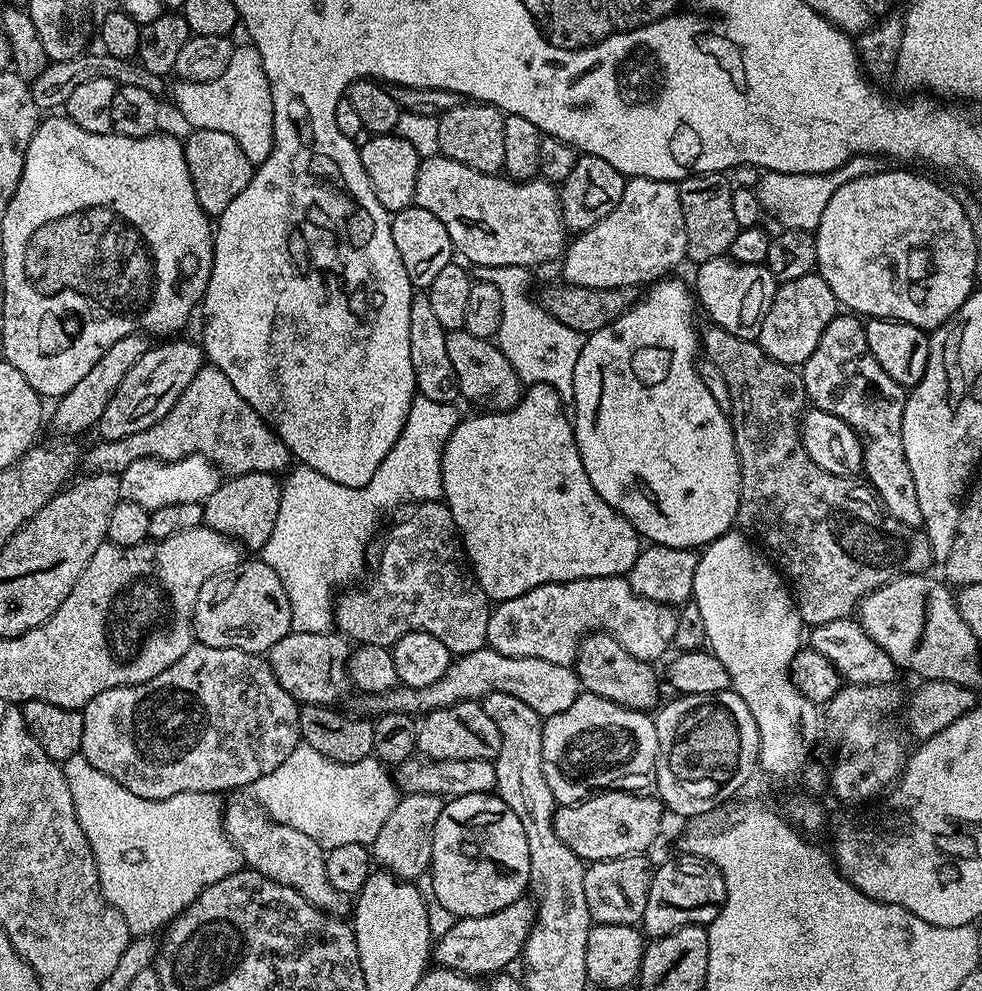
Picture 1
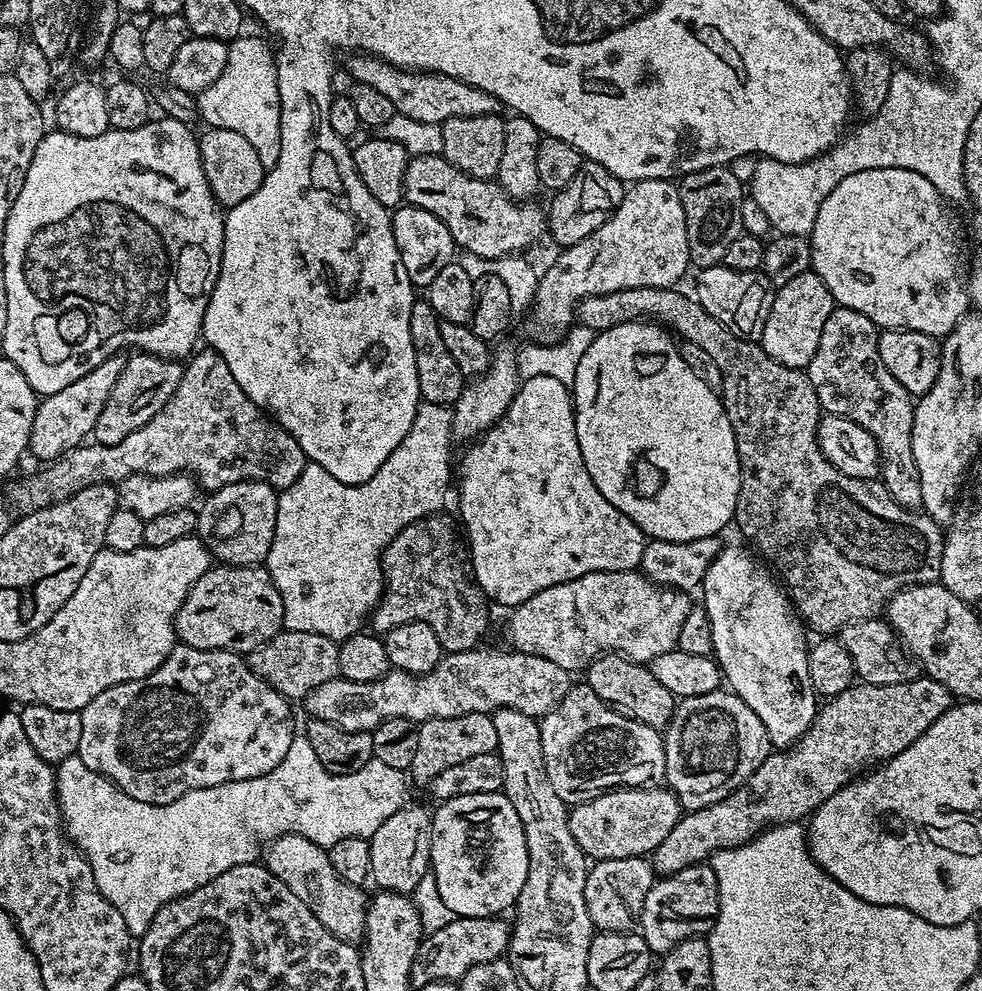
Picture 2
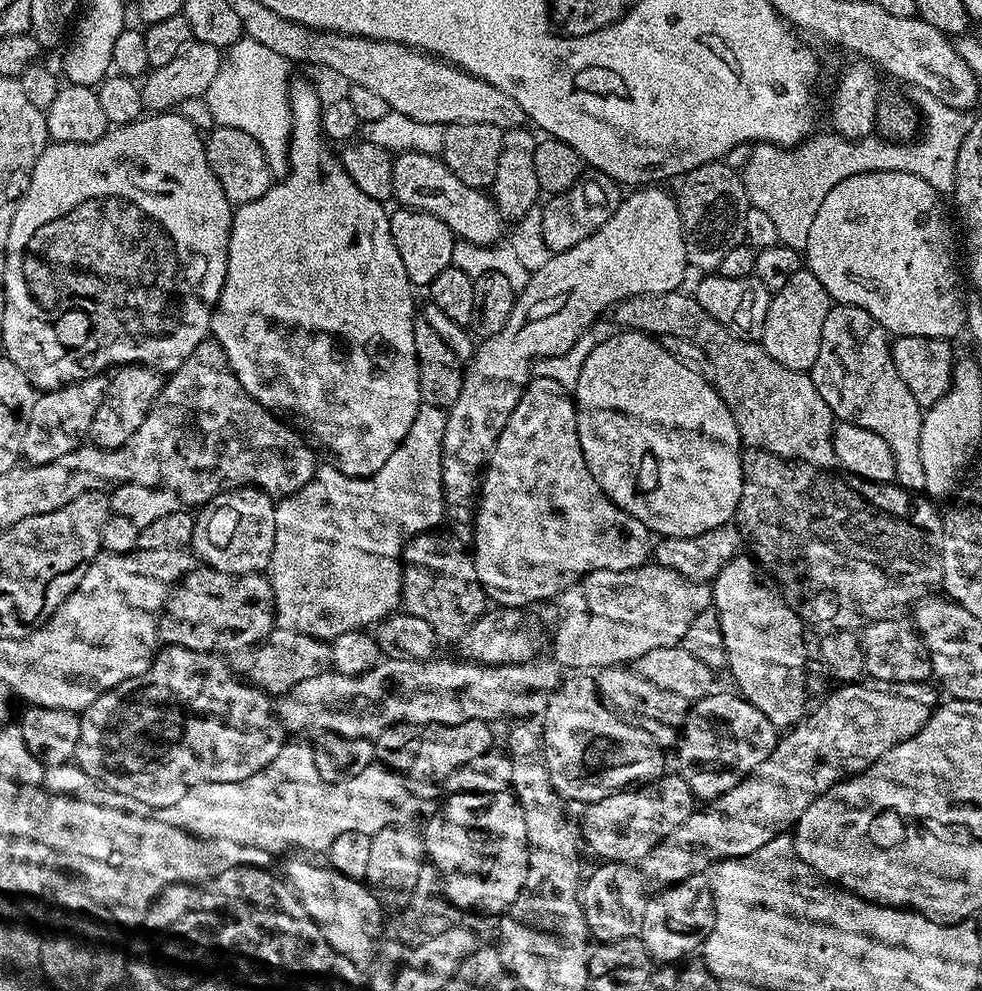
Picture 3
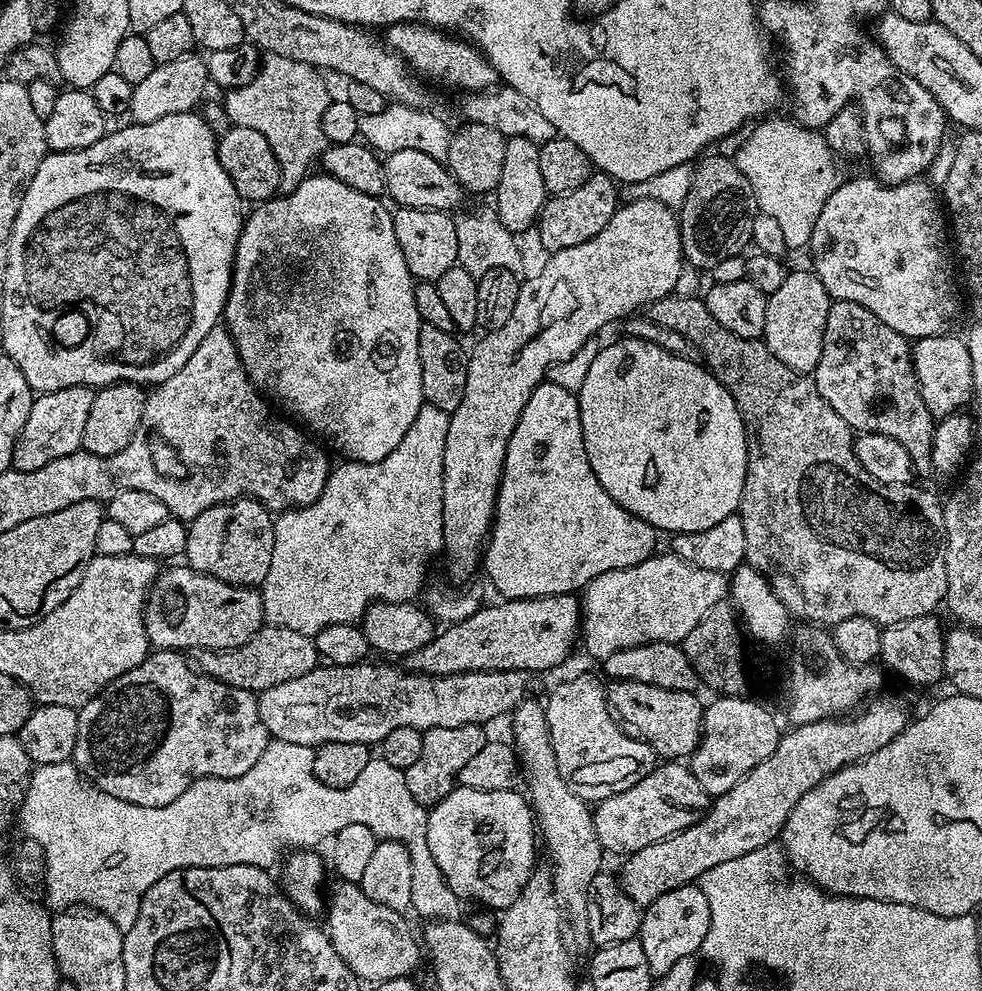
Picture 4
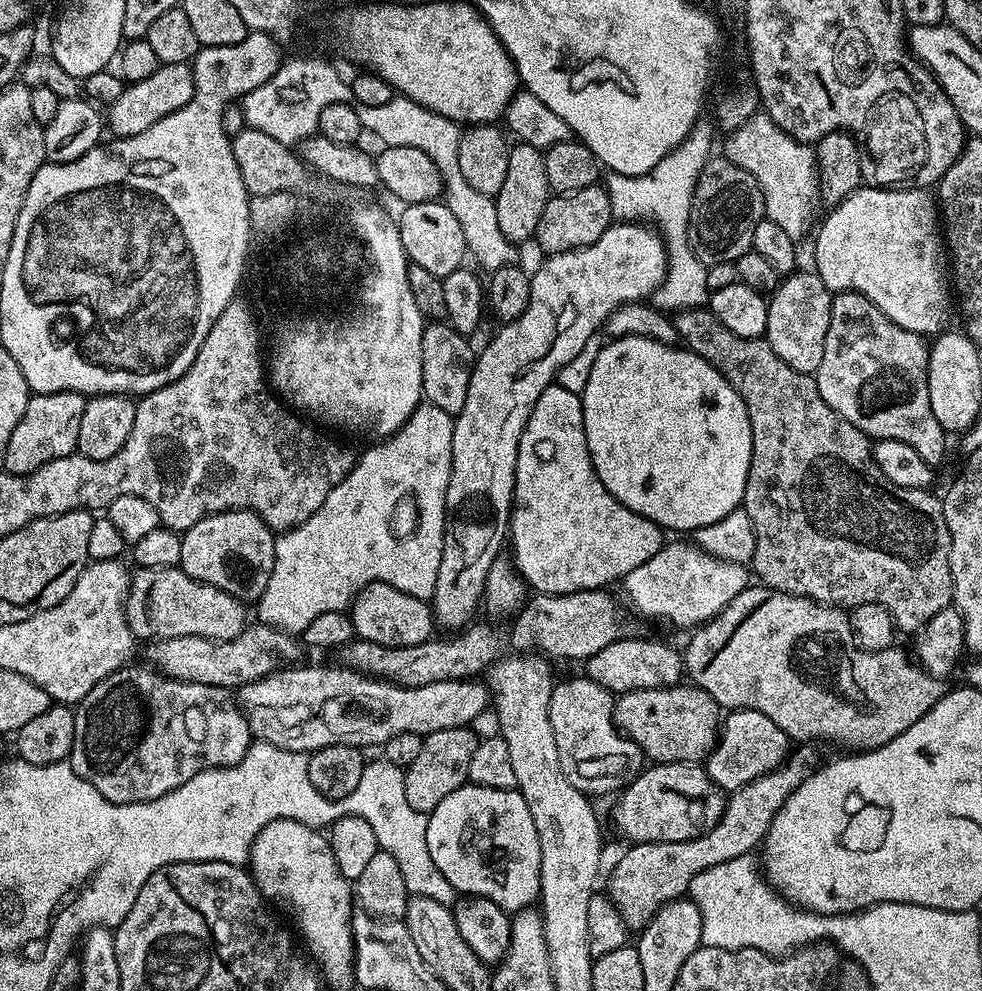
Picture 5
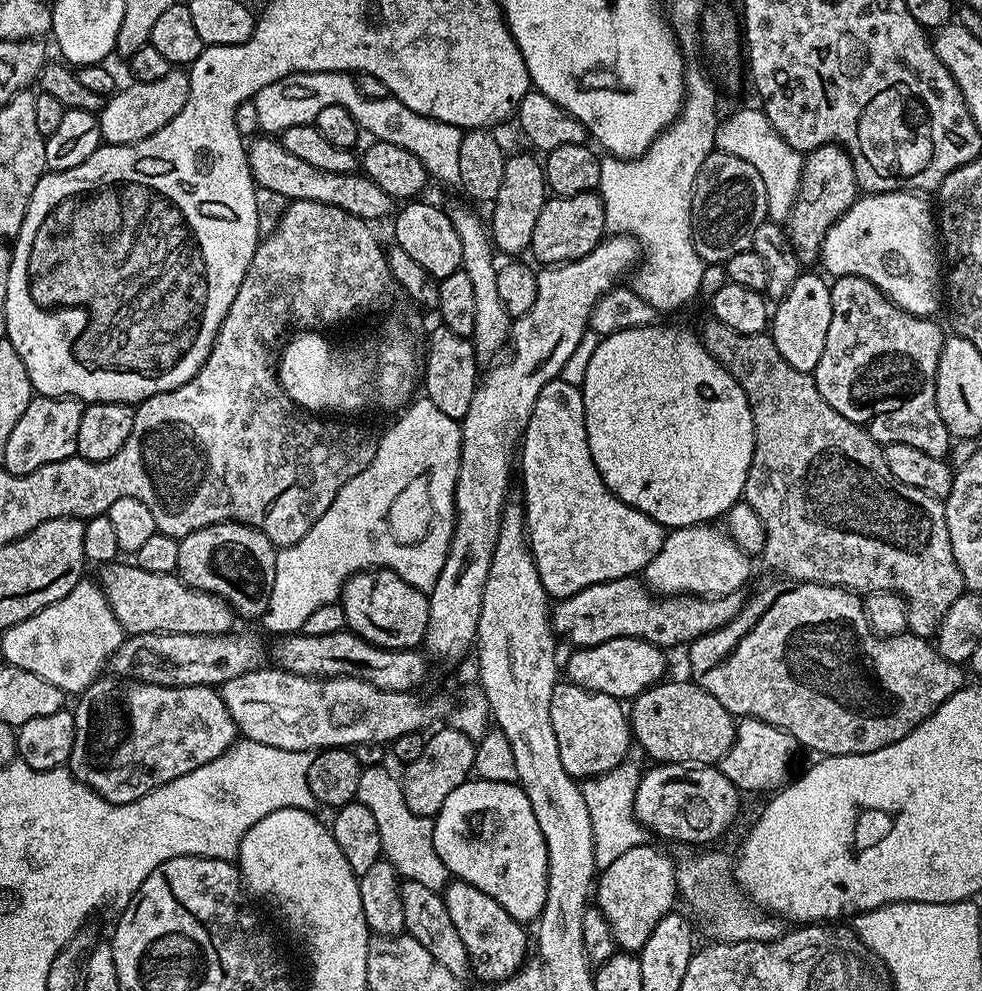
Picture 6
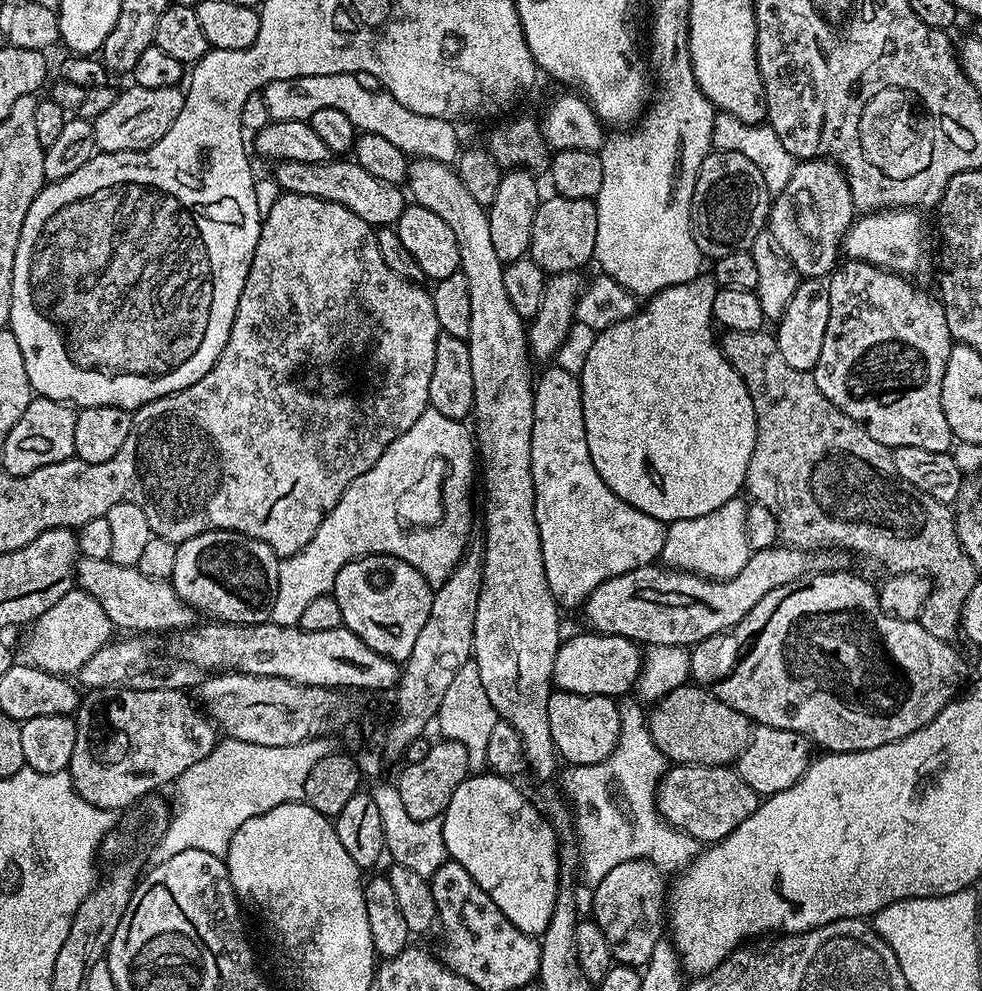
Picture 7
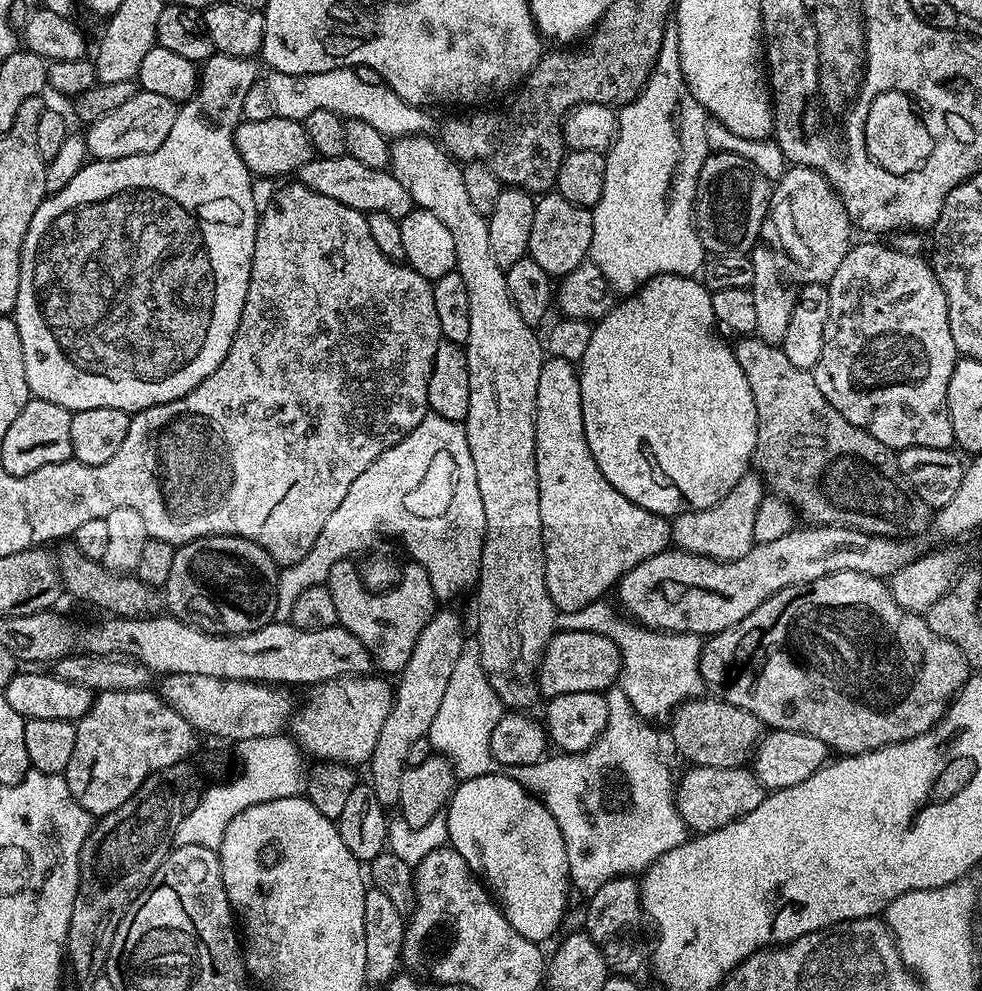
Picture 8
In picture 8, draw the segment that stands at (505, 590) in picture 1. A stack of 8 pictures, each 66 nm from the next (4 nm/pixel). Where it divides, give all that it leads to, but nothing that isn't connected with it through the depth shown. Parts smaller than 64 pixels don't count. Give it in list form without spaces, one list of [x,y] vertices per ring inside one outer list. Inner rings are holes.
[[[548,356],[542,370],[538,374],[538,394],[536,395],[536,469],[538,470],[538,506],[544,525],[544,569],[546,570],[546,586],[554,606],[560,612],[582,610],[586,606],[597,603],[608,591],[615,589],[620,580],[634,566],[646,562],[646,558],[654,558],[654,554],[669,551],[672,544],[672,526],[667,516],[659,516],[618,494],[606,478],[602,478],[602,470],[598,470],[598,462],[594,462],[594,454],[590,454],[590,446],[586,446],[586,430],[582,426],[582,394],[580,393],[580,373],[577,365],[571,360],[563,360],[557,356]]]

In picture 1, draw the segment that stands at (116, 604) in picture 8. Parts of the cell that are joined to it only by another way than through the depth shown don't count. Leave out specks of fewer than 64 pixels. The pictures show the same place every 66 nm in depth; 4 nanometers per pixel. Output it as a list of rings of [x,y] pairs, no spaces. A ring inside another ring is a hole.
[[[263,559],[248,560],[236,564],[232,568],[214,574],[214,578],[206,578],[202,582],[202,590],[198,590],[198,602],[194,602],[192,614],[192,635],[199,643],[219,648],[237,648],[247,652],[266,654],[282,638],[286,638],[292,631],[290,622],[290,598],[286,598],[286,590],[270,570],[270,566]]]

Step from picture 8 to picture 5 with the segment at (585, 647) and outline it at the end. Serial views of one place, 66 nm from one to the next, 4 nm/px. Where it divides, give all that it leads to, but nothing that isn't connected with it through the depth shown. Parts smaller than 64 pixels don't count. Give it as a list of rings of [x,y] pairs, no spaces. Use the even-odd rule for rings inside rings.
[[[621,638],[610,642],[603,650],[598,650],[586,662],[588,679],[598,682],[606,691],[613,694],[629,692],[630,690],[646,690],[647,688],[672,688],[685,679],[684,658],[679,647],[671,648],[664,640],[628,640]]]

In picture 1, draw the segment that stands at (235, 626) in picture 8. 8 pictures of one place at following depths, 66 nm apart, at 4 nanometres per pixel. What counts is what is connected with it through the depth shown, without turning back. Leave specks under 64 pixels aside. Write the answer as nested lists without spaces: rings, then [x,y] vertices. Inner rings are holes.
[[[251,472],[225,479],[218,486],[218,490],[214,490],[214,494],[210,494],[210,498],[203,503],[204,524],[218,534],[230,537],[245,549],[262,550],[266,546],[270,534],[274,534],[274,522],[278,522],[281,487],[281,481],[270,472]]]

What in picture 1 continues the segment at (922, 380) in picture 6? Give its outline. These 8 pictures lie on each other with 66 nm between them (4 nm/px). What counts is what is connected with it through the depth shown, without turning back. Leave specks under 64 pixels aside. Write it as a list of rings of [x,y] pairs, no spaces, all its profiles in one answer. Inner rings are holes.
[[[837,314],[822,330],[822,338],[818,338],[818,346],[814,346],[814,354],[802,365],[804,377],[804,393],[815,407],[823,412],[842,418],[850,427],[856,429],[863,437],[864,466],[863,475],[873,492],[880,498],[881,504],[898,522],[911,528],[923,525],[922,509],[918,502],[918,489],[914,487],[914,477],[910,474],[910,462],[906,462],[906,450],[902,450],[902,414],[906,399],[905,389],[882,366],[878,366],[878,358],[870,354],[870,346],[866,342],[864,324],[861,317],[855,314]]]

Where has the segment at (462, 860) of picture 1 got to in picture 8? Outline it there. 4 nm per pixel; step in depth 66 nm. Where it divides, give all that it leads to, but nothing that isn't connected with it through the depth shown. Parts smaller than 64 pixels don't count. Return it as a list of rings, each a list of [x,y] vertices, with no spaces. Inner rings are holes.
[[[489,774],[460,780],[446,809],[448,818],[448,844],[462,858],[466,858],[468,869],[490,889],[501,912],[522,934],[522,938],[545,942],[560,928],[564,920],[564,908],[568,904],[570,883],[568,877],[567,846],[562,830],[552,817],[546,804],[529,795],[516,781],[505,774]]]

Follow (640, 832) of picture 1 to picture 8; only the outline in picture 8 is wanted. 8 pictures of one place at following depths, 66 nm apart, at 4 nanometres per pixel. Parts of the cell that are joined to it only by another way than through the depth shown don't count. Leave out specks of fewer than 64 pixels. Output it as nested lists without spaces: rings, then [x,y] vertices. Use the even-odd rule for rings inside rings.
[[[697,768],[687,769],[684,777],[679,777],[674,788],[675,806],[693,833],[713,832],[735,820],[741,820],[750,810],[762,806],[766,790],[758,782],[756,773],[742,768]]]

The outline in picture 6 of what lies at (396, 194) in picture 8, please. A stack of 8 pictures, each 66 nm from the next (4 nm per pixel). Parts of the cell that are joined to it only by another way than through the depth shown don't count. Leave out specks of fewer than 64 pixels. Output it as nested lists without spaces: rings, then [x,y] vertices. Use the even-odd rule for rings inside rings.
[[[256,138],[247,145],[248,165],[252,171],[252,179],[262,188],[269,188],[282,194],[288,201],[305,200],[306,202],[322,202],[326,206],[338,206],[338,210],[346,210],[359,220],[377,222],[383,216],[391,217],[394,212],[394,201],[386,190],[376,186],[373,180],[359,171],[346,174],[332,174],[330,170],[318,170],[318,166],[309,166],[302,158],[288,155],[279,139]]]

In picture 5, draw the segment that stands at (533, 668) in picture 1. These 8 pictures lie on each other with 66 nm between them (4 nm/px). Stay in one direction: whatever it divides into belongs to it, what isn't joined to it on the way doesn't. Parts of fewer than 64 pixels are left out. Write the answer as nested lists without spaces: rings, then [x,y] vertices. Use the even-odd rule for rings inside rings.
[[[285,666],[278,672],[271,672],[258,682],[250,682],[238,689],[238,703],[244,711],[244,717],[256,740],[265,740],[282,750],[311,754],[322,746],[349,744],[361,750],[368,750],[371,744],[383,746],[394,734],[413,732],[419,736],[428,736],[438,730],[467,728],[484,711],[490,708],[490,693],[487,683],[479,679],[451,680],[434,682],[430,686],[407,688],[397,684],[387,684],[384,680],[375,680],[361,672],[349,668],[300,668]]]

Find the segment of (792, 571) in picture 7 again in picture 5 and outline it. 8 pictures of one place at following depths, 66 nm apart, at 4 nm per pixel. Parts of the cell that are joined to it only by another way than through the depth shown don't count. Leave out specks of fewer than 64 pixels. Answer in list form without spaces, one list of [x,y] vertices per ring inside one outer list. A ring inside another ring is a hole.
[[[597,590],[571,592],[565,596],[533,595],[533,600],[531,597],[524,607],[515,613],[508,640],[516,647],[513,649],[520,652],[532,651],[553,661],[587,662],[591,656],[598,654],[598,650],[603,650],[605,646],[610,646],[610,642],[625,635],[624,616],[610,593],[608,590]]]

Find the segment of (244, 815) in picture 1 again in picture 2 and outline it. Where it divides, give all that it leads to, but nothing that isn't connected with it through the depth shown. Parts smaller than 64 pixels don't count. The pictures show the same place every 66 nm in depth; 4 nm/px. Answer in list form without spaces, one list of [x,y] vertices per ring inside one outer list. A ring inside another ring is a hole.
[[[291,832],[271,841],[263,849],[262,863],[278,882],[286,882],[286,887],[310,906],[310,914],[314,914],[330,934],[339,940],[363,941],[369,897],[364,896],[365,889],[361,885],[346,882],[336,873],[325,849],[310,842],[310,838]]]

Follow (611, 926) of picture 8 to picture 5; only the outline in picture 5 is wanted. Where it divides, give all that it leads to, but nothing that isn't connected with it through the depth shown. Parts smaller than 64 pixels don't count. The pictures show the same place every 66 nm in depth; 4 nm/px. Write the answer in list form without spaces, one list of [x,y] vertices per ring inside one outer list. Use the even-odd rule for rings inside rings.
[[[796,746],[789,751],[785,761],[773,772],[762,774],[754,778],[754,782],[746,782],[736,792],[727,797],[722,818],[713,826],[709,832],[702,833],[701,836],[694,837],[686,842],[650,842],[649,844],[632,844],[624,852],[624,857],[612,868],[612,873],[608,876],[608,888],[606,895],[618,906],[618,914],[626,922],[630,930],[643,930],[648,923],[658,914],[658,910],[664,904],[669,904],[671,900],[681,899],[687,893],[690,882],[702,870],[710,866],[718,866],[718,862],[730,862],[730,858],[747,856],[755,853],[763,845],[764,836],[770,830],[770,822],[778,814],[778,810],[790,798],[790,794],[800,783],[811,776],[818,767],[816,752],[812,746]]]

